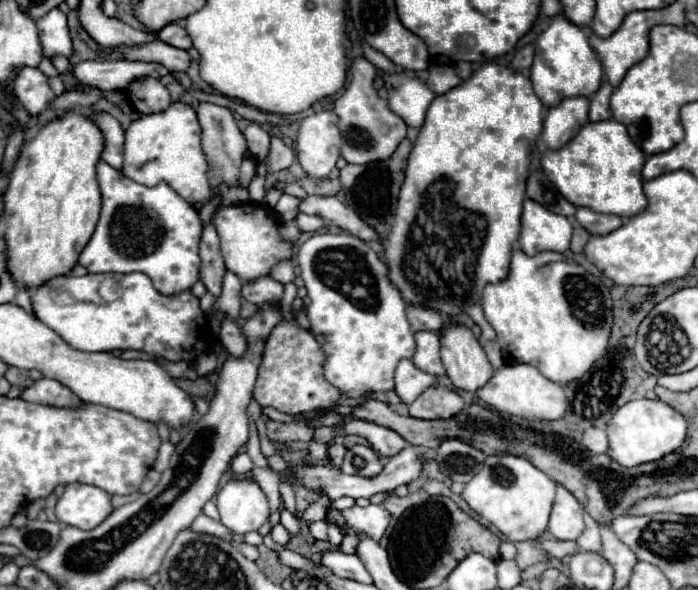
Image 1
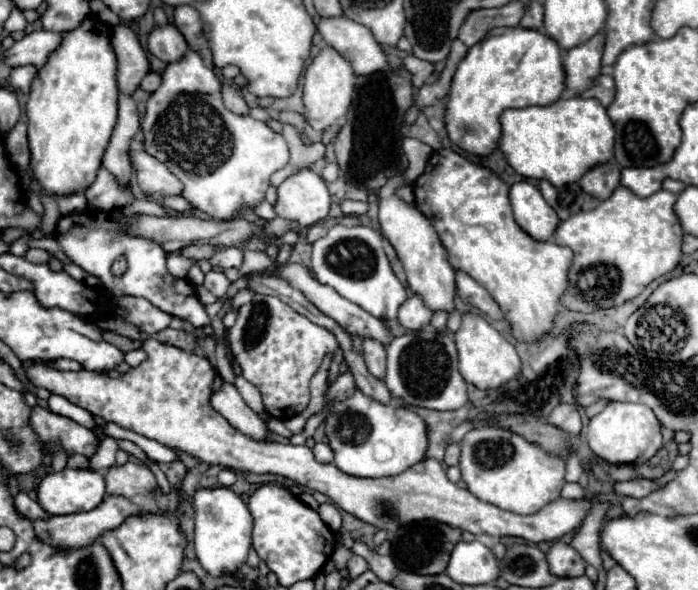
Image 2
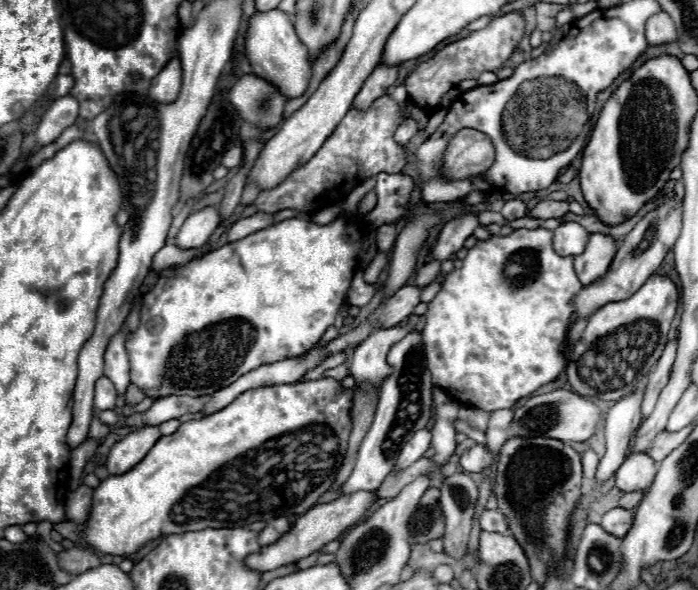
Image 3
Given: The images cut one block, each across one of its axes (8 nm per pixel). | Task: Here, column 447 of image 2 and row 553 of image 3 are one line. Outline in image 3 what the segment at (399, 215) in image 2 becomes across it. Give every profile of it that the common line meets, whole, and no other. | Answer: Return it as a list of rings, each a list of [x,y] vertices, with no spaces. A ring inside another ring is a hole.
[[[356,492],[356,494],[350,494],[350,496],[340,496],[340,498],[336,498],[328,504],[318,504],[318,506],[310,508],[304,516],[300,516],[298,520],[292,522],[290,530],[278,542],[270,544],[270,546],[264,546],[256,554],[246,556],[246,568],[258,570],[258,572],[268,572],[268,570],[276,570],[284,564],[292,564],[292,562],[298,562],[298,560],[310,556],[312,552],[320,550],[324,544],[336,540],[342,532],[346,532],[348,528],[358,524],[362,520],[362,516],[366,514],[366,510],[376,500],[378,500],[378,496],[372,498],[370,492]]]

